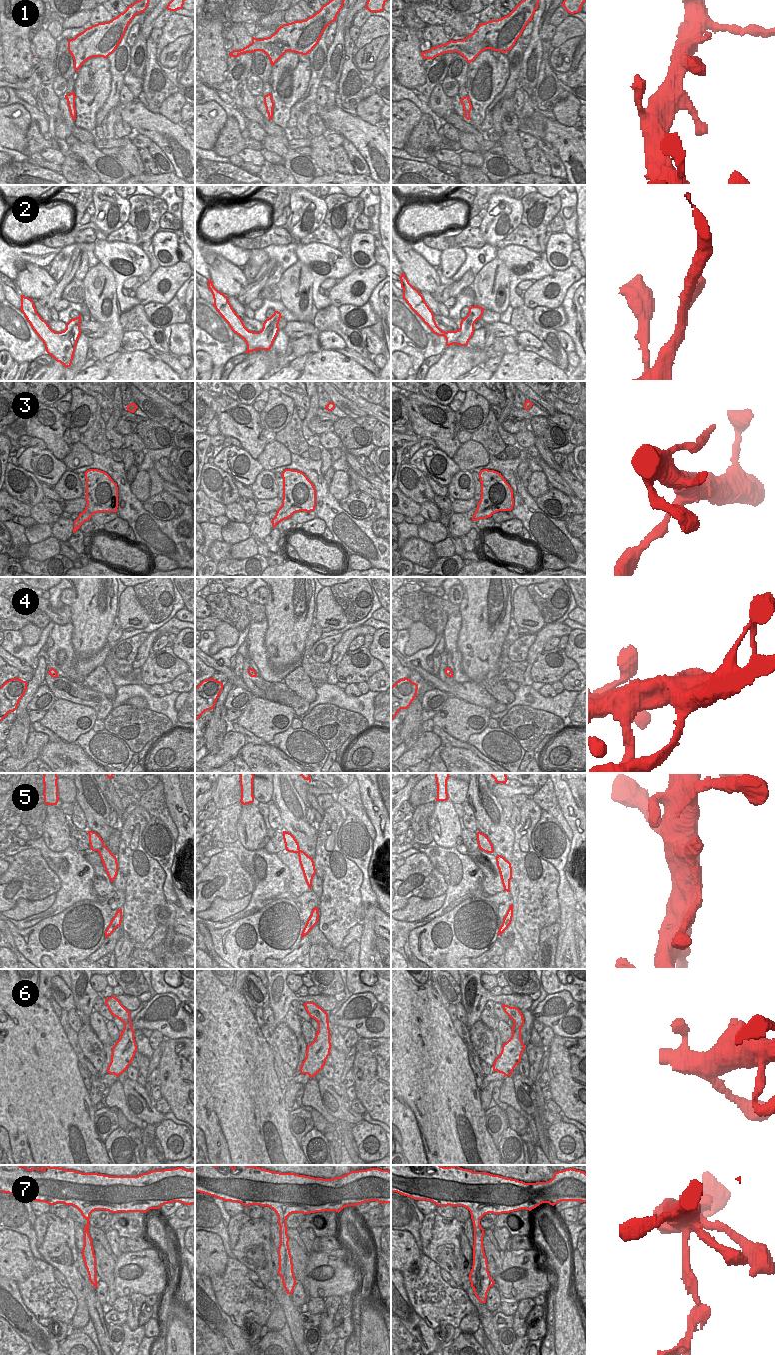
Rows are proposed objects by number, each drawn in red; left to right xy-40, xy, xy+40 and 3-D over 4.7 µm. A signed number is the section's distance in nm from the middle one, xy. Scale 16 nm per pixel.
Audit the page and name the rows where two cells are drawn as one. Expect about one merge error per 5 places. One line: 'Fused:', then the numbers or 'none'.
Fused: 7

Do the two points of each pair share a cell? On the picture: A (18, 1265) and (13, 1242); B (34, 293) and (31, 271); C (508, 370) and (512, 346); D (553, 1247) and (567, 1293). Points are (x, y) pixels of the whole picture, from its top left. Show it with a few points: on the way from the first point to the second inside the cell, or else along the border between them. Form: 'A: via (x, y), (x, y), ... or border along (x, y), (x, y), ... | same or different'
A: via (13, 1259), (13, 1248) | same
B: via (34, 288), (33, 276) | same
C: border along (520, 349), (516, 352), (504, 353) | different
D: via (555, 1258), (560, 1269), (562, 1282) | same

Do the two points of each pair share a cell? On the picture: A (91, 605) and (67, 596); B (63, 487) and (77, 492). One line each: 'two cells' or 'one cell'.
A: two cells
B: one cell

